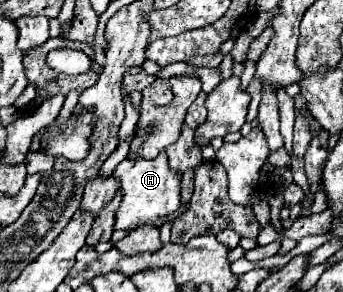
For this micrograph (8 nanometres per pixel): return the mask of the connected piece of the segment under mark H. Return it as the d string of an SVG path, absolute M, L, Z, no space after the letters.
M160 152L156 158L124 158L116 170L114 176L120 178L120 188L124 192L120 210L116 214L116 230L118 228L136 228L154 224L158 218L164 218L180 208L180 174L170 170L166 152Z

